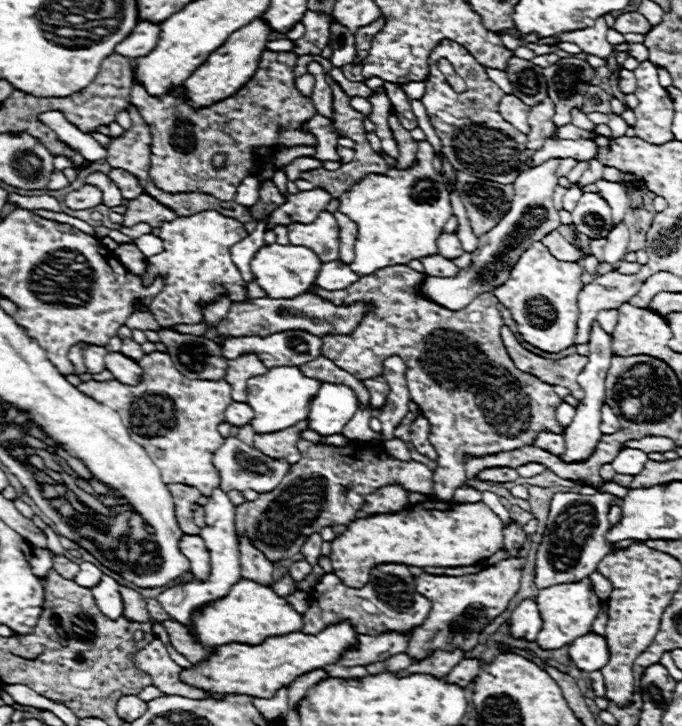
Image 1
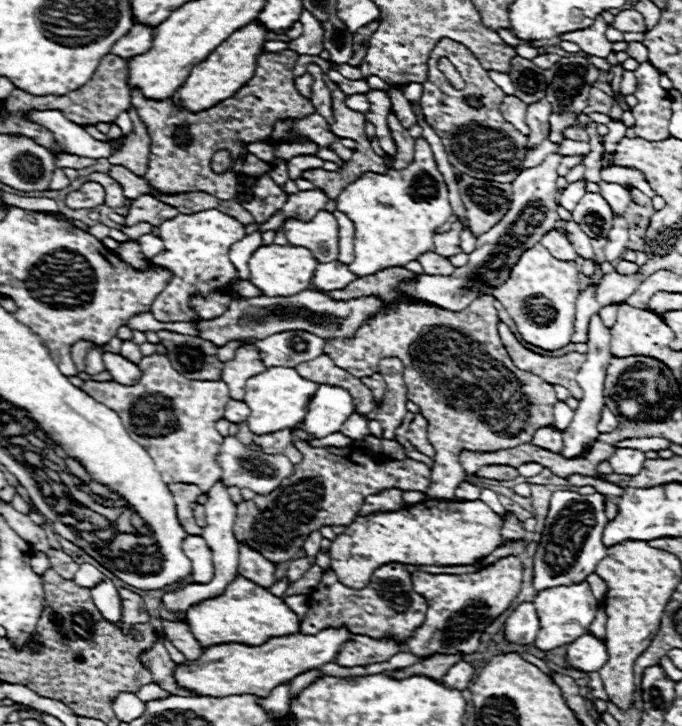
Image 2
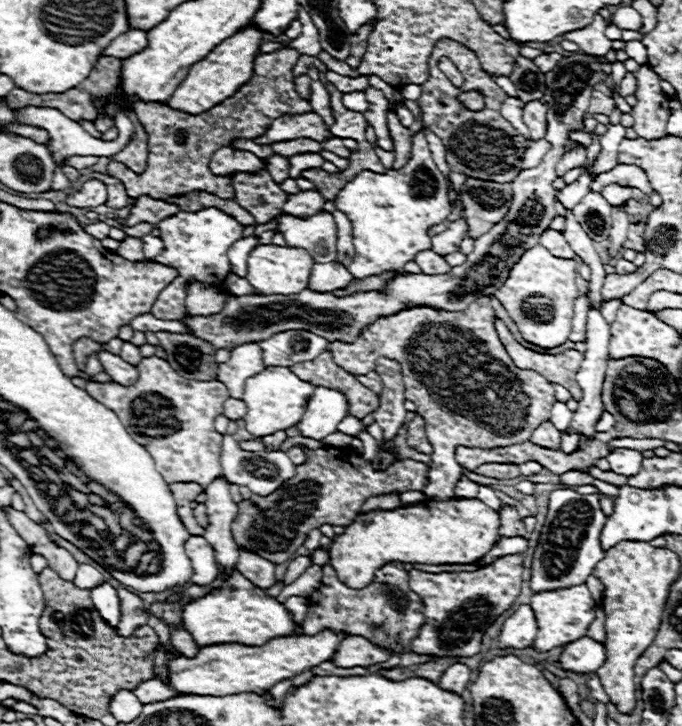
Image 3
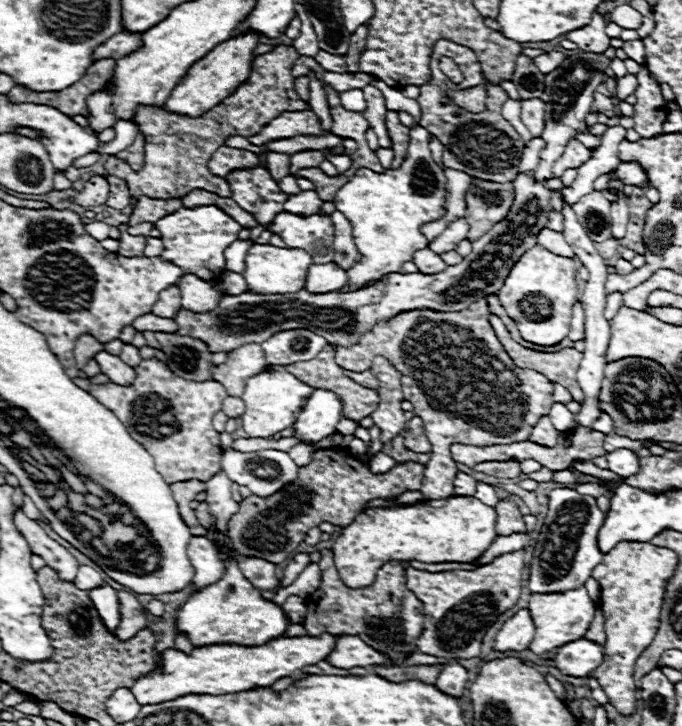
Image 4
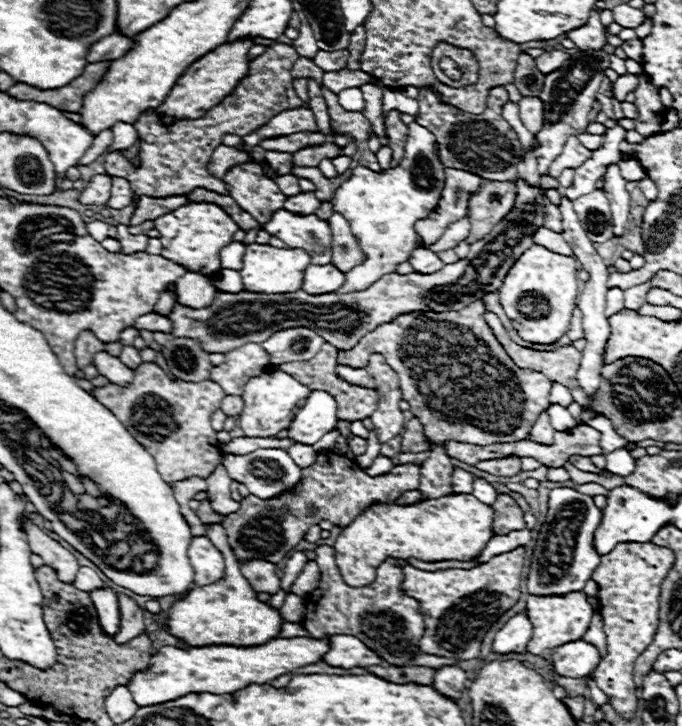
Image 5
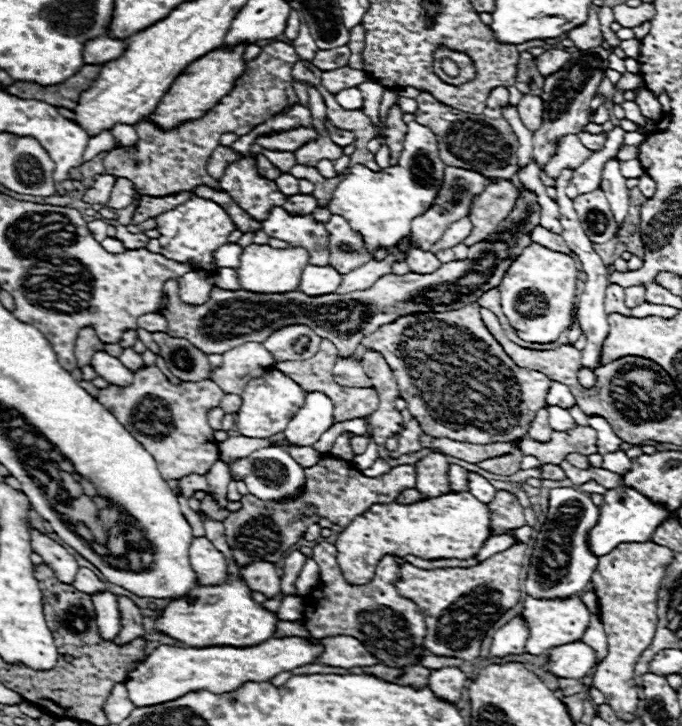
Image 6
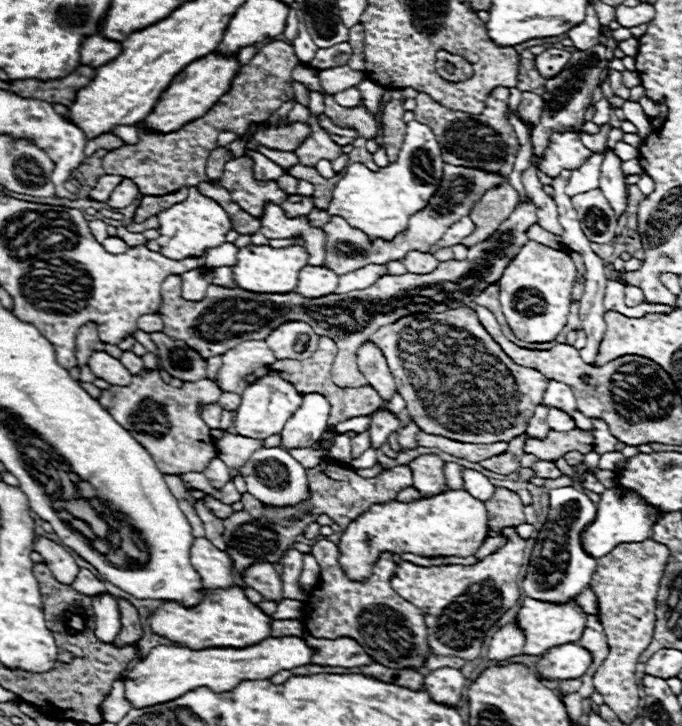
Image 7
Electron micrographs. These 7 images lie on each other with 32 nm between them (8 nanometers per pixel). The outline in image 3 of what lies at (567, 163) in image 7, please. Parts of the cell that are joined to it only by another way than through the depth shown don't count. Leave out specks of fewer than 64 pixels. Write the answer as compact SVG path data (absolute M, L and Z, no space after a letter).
M572 148L568 152L564 152L564 156L560 158L560 162L556 164L556 174L564 176L566 170L570 168L578 168L586 162L586 148Z

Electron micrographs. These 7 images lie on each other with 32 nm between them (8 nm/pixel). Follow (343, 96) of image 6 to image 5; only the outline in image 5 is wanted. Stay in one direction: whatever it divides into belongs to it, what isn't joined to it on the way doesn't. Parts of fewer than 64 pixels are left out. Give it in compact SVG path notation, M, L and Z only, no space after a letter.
M348 88L348 90L338 92L338 102L346 110L360 110L362 112L362 108L364 108L364 98L362 98L360 88Z

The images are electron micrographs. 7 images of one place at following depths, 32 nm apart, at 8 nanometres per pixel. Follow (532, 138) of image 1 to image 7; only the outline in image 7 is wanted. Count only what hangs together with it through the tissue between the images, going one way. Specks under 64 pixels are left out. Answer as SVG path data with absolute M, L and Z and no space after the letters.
M522 92L522 102L520 102L520 114L528 122L538 122L542 116L544 108L544 98L532 92Z

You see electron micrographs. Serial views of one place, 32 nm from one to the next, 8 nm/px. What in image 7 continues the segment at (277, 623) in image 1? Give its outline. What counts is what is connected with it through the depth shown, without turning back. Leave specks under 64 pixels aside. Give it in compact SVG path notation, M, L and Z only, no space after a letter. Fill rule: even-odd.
M200 498L200 500L196 500L196 512L198 512L198 516L202 518L202 522L204 522L204 528L206 528L206 538L216 546L216 548L220 548L220 550L226 550L226 544L224 544L224 538L222 538L222 532L224 532L224 526L222 526L222 520L220 518L216 518L214 514L212 514L212 510L210 508L206 508L206 504L204 504L204 500ZM244 588L204 590L202 602L194 608L164 602L148 616L148 624L154 634L190 650L204 650L208 646L252 646L270 636L270 622L272 618L244 596Z

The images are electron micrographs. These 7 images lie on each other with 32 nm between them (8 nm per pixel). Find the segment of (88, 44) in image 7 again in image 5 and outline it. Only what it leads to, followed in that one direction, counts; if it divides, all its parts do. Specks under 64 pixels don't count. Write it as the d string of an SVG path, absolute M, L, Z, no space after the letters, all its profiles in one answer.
M112 34L112 38L102 38L100 42L92 44L88 48L88 62L104 62L104 60L116 60L124 56L132 48L132 40L124 36Z

